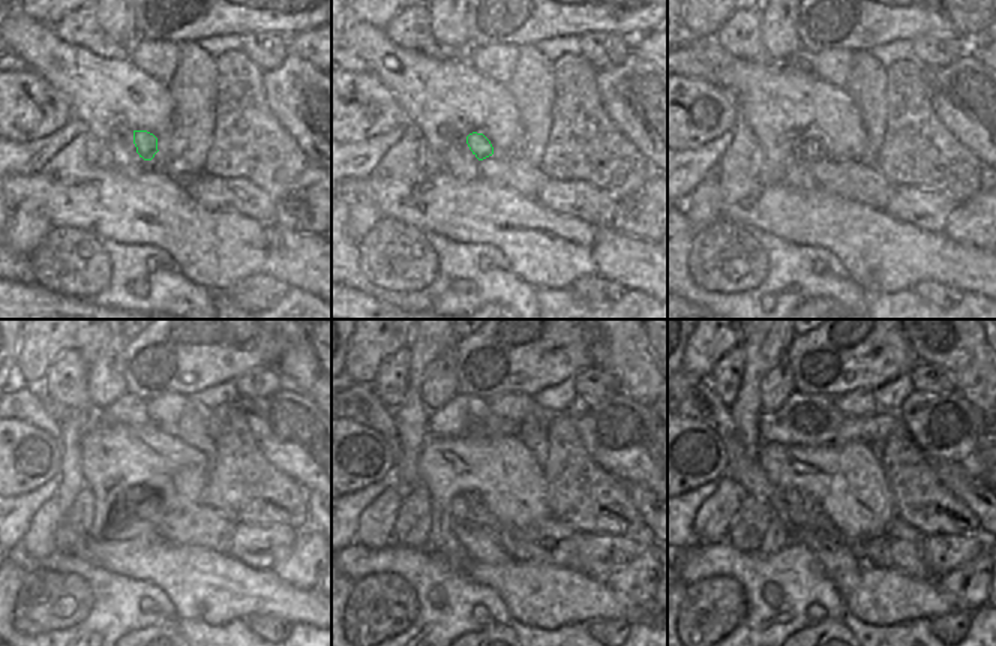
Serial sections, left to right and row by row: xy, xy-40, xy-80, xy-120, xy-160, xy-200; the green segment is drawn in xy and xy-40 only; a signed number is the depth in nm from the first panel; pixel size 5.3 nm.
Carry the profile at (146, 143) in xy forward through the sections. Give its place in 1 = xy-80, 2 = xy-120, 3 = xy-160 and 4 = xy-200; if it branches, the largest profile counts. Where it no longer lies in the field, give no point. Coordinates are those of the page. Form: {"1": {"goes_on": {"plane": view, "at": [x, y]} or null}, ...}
{"1": {"goes_on": {"plane": "xy-80", "at": [813, 150]}}, "2": {"goes_on": {"plane": "xy-120", "at": [135, 496]}}, "3": {"goes_on": {"plane": "xy-160", "at": [483, 517]}}, "4": {"goes_on": {"plane": "xy-200", "at": [816, 520]}}}

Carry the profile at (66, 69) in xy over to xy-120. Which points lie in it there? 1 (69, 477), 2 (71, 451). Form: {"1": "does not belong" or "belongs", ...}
{"1": "does not belong", "2": "does not belong"}

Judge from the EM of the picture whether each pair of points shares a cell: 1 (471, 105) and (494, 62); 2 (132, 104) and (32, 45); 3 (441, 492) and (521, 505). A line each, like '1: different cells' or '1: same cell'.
1: different cells
2: same cell
3: same cell

